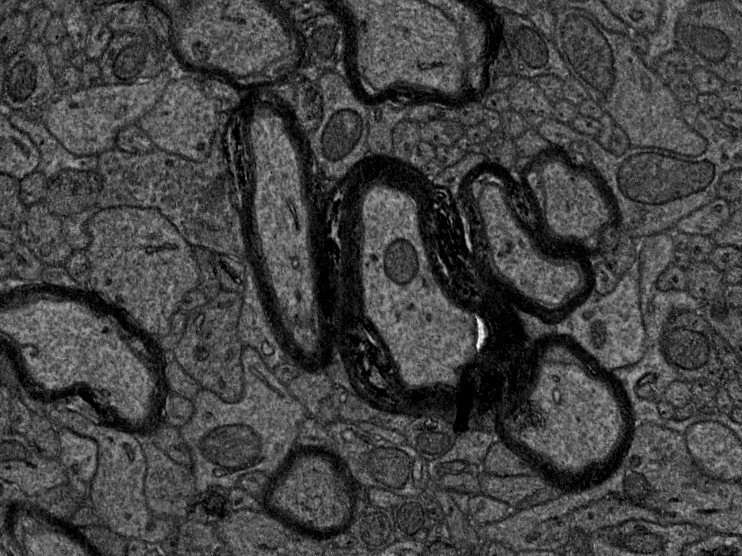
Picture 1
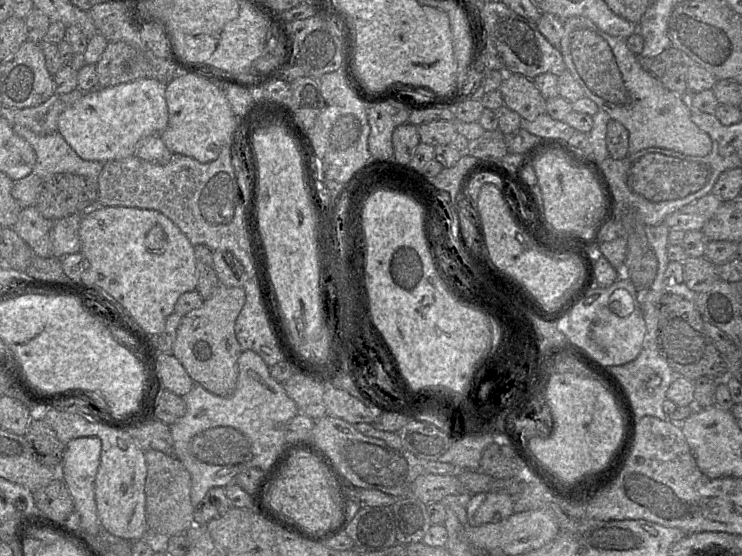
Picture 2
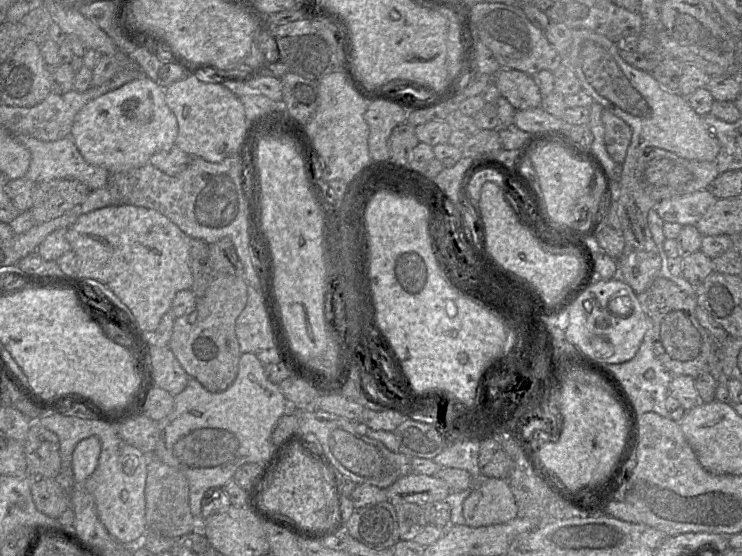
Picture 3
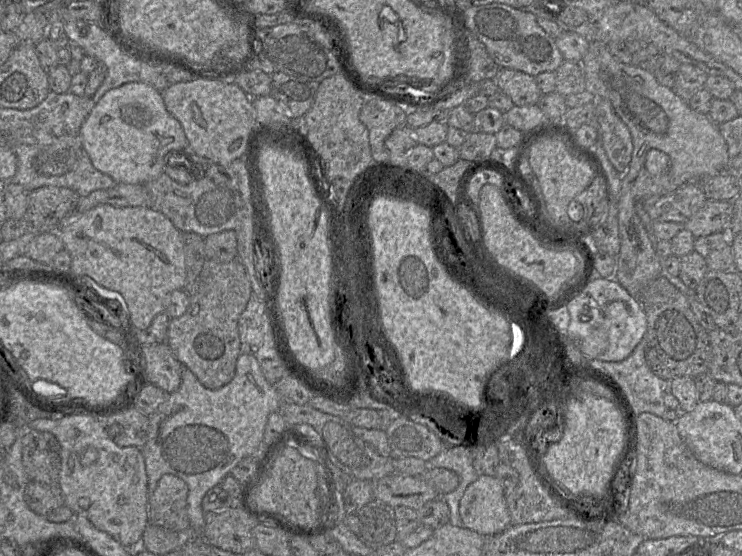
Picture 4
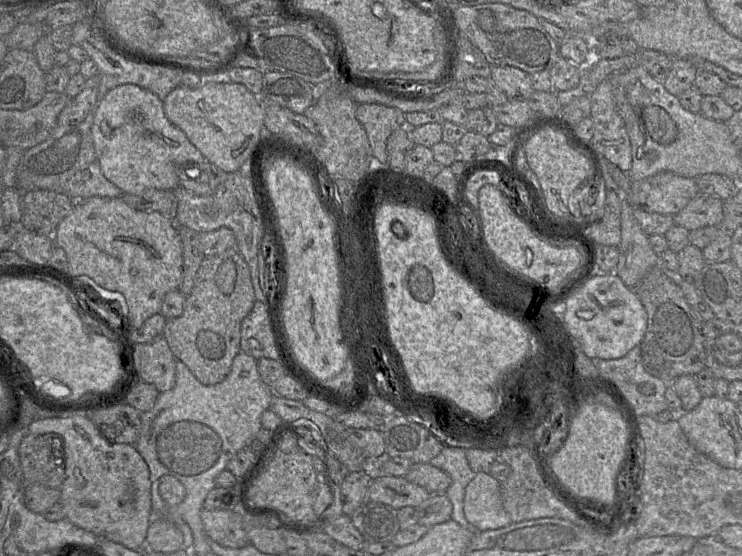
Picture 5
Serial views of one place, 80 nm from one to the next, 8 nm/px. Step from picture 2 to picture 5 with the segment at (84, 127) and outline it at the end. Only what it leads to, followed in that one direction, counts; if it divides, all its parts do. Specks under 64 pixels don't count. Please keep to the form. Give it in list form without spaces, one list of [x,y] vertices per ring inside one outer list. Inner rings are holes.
[[[123,84],[109,90],[98,103],[91,136],[101,172],[123,193],[141,194],[147,189],[173,191],[180,187],[179,169],[187,162],[207,161],[202,153],[188,140],[185,133],[166,117],[163,101],[151,91],[135,84]]]

